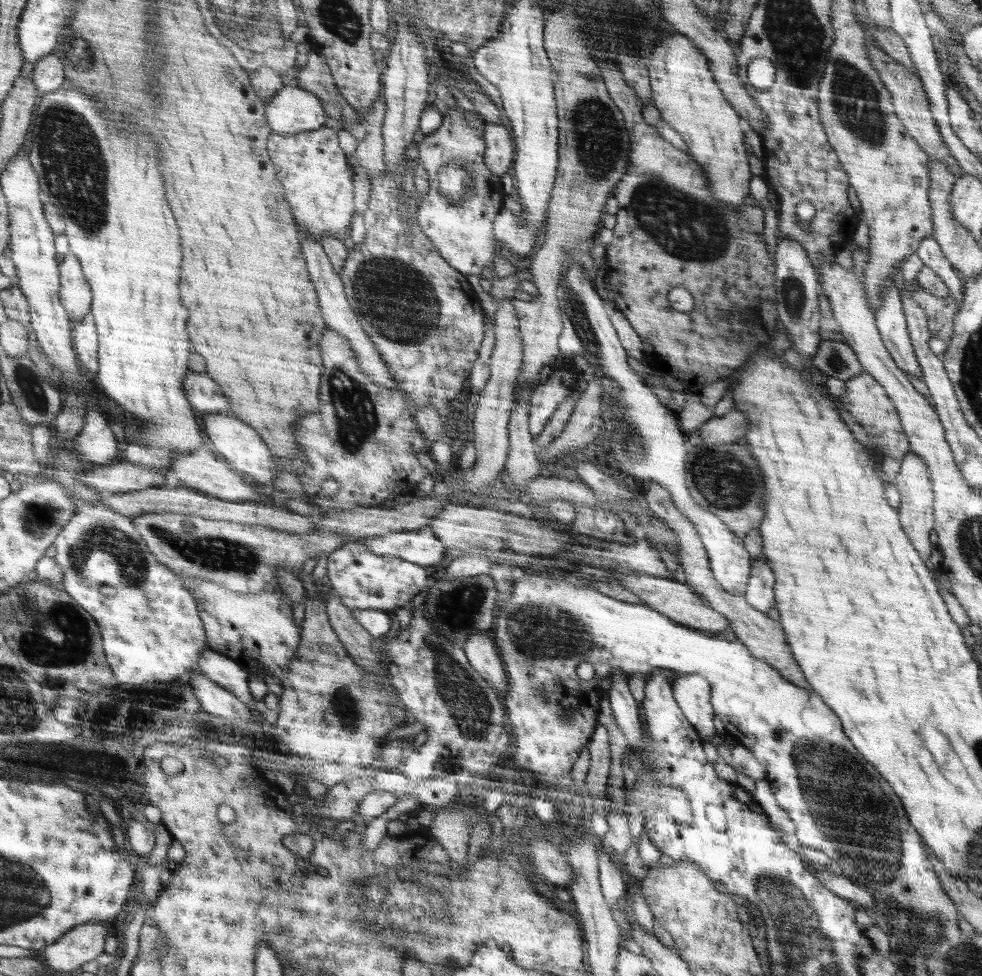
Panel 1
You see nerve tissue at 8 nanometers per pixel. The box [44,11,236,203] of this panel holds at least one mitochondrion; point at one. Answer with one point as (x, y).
(79, 52)

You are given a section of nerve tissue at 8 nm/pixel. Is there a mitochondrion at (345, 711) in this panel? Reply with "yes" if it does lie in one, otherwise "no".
yes

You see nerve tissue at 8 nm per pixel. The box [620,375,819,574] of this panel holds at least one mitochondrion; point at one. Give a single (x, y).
(726, 480)

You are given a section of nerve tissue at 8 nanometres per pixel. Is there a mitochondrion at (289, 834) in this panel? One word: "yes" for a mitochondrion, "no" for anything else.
no

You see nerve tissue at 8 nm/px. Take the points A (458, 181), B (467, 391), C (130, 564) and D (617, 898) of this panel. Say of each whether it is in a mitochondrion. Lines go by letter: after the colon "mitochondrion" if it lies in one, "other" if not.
A: mitochondrion
B: other
C: mitochondrion
D: other

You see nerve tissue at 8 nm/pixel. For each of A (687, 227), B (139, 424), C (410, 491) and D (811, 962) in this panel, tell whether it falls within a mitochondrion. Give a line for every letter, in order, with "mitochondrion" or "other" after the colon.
A: mitochondrion
B: other
C: other
D: mitochondrion

